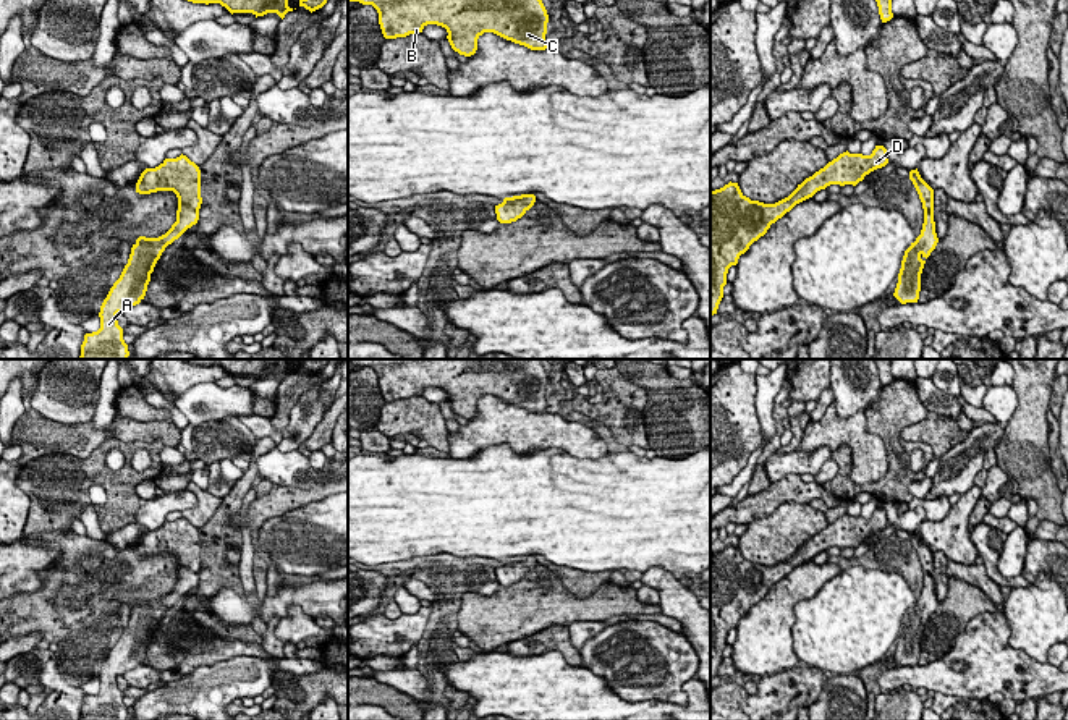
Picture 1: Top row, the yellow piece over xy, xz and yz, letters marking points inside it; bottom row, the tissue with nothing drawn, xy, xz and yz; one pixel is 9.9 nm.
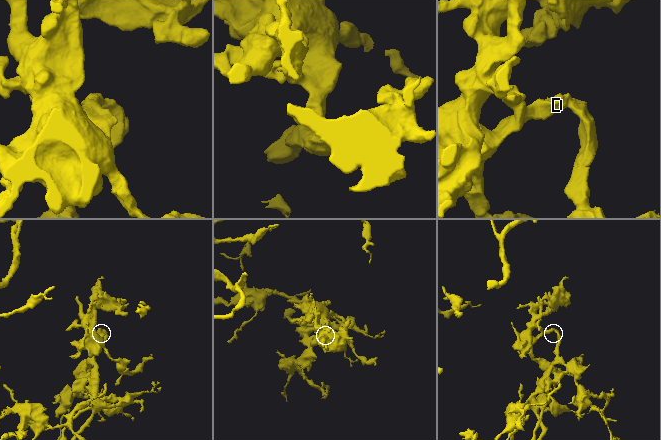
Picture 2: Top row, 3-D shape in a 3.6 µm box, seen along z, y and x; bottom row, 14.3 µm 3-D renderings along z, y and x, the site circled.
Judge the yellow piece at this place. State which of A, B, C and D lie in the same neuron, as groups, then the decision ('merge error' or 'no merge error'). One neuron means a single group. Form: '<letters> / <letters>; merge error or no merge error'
A B C D; no merge error

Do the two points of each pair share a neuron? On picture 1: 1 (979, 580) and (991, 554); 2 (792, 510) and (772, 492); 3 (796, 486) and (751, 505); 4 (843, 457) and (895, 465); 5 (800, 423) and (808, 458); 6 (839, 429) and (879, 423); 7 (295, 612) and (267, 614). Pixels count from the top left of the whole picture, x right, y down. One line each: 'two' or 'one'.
1: two
2: two
3: one
4: one
5: two
6: two
7: two

